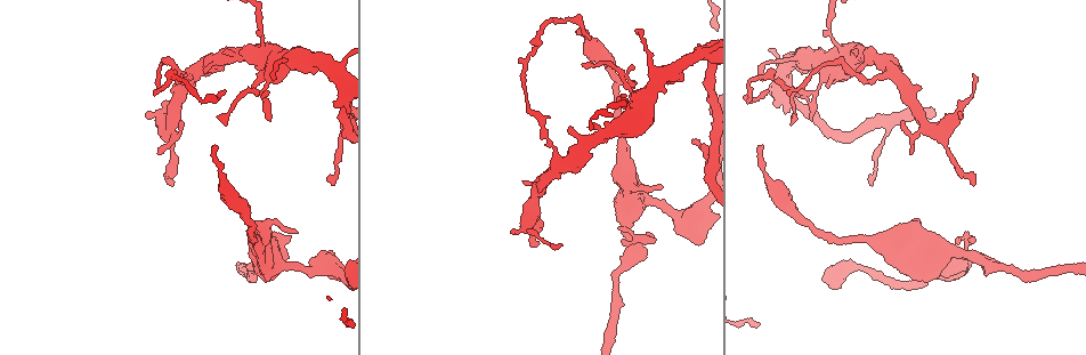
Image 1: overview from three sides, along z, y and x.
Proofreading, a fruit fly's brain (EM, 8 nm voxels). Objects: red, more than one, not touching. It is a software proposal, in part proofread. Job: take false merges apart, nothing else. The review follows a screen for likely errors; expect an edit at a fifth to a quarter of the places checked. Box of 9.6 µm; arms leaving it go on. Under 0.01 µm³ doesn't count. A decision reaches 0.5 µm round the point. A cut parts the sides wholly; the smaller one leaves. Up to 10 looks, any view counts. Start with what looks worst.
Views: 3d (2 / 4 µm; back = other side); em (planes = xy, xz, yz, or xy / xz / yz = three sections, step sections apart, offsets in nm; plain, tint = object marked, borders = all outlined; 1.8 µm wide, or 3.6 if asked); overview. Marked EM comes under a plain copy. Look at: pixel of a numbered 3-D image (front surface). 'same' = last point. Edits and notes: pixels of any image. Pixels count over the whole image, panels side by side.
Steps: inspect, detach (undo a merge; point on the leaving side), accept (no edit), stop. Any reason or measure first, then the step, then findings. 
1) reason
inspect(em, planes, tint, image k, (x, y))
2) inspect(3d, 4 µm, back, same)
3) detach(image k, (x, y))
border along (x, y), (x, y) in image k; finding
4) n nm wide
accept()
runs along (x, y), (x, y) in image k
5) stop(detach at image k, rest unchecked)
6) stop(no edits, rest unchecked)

sudden change in width
inspect(em, 3.6 µm, planes, tint, image 1, (921, 263))

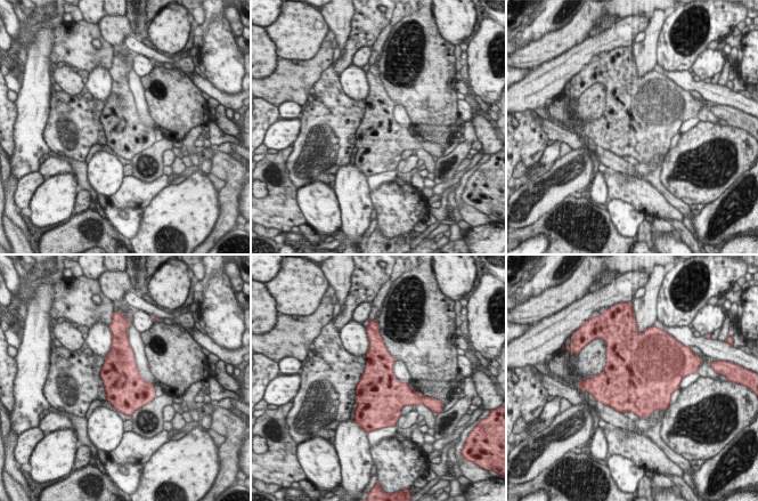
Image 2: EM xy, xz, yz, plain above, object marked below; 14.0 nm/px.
accept()
all the same neuron

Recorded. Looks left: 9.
narrows sharply
inspect(em, planes, borders, image 1, (340, 140))

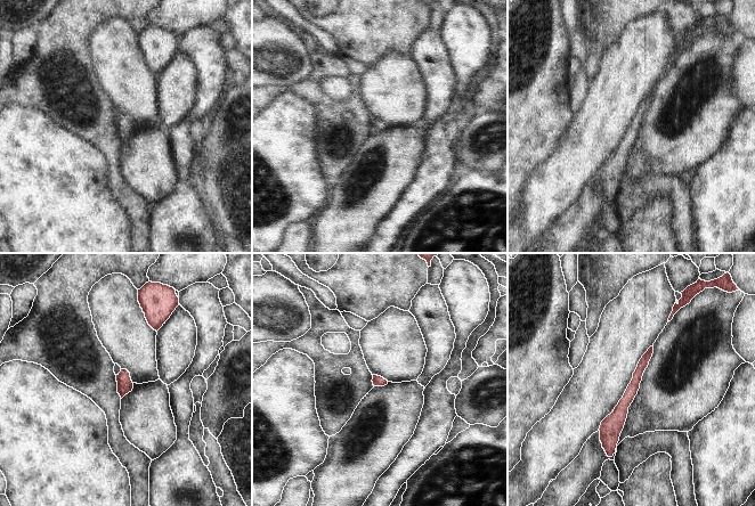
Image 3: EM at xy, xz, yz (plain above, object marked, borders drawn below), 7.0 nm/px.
accept()
one neuron here

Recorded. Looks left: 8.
thick turns thin
inspect(em, planes, tint, image 1, (697, 54))

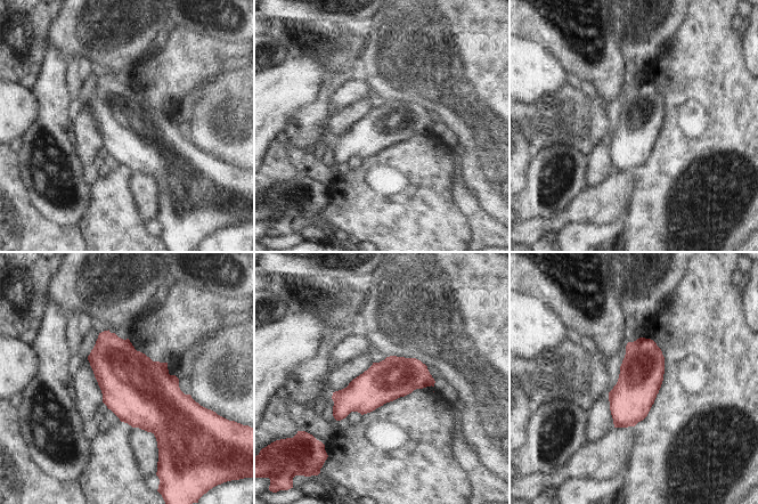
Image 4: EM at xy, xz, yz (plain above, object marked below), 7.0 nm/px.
280 nm wide
accept()
continuous, no second neuron

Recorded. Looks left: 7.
thick turns thin
inspect(em, planes, tint, image 1, (587, 146))

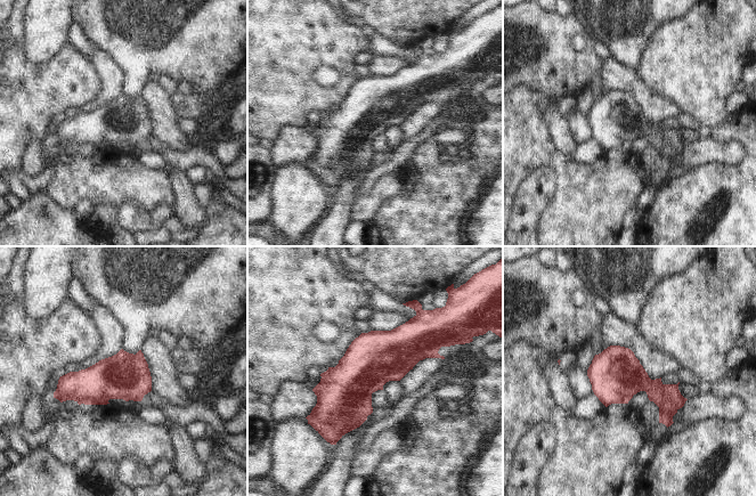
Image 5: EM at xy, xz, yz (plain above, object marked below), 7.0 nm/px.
accept()
all the same neuron

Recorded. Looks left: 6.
sharp bend
inspect(3d, 2 µm, image 1, (525, 63))

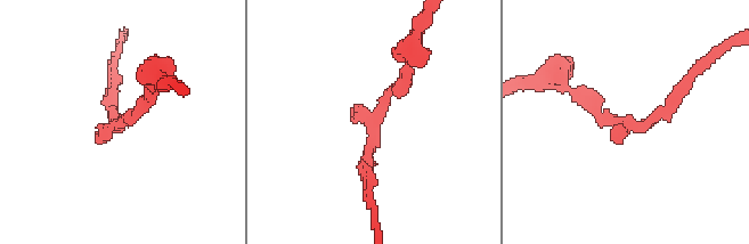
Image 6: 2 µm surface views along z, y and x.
now the EM
inspect(em, planes, tint, image 6, (116, 123))

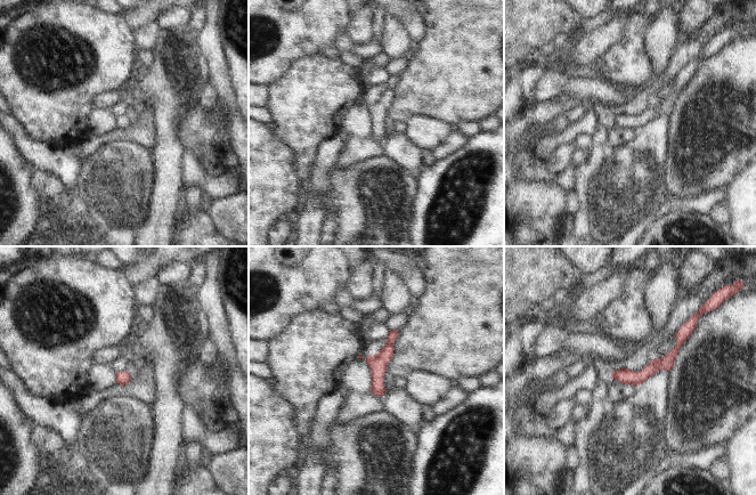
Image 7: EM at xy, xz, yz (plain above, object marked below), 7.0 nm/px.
accept()
runs along (684, 331), (663, 363), (642, 375), (614, 375) in image 7; continuous, no second neuron

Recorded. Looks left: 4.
stop(no edits, rest unchecked)

